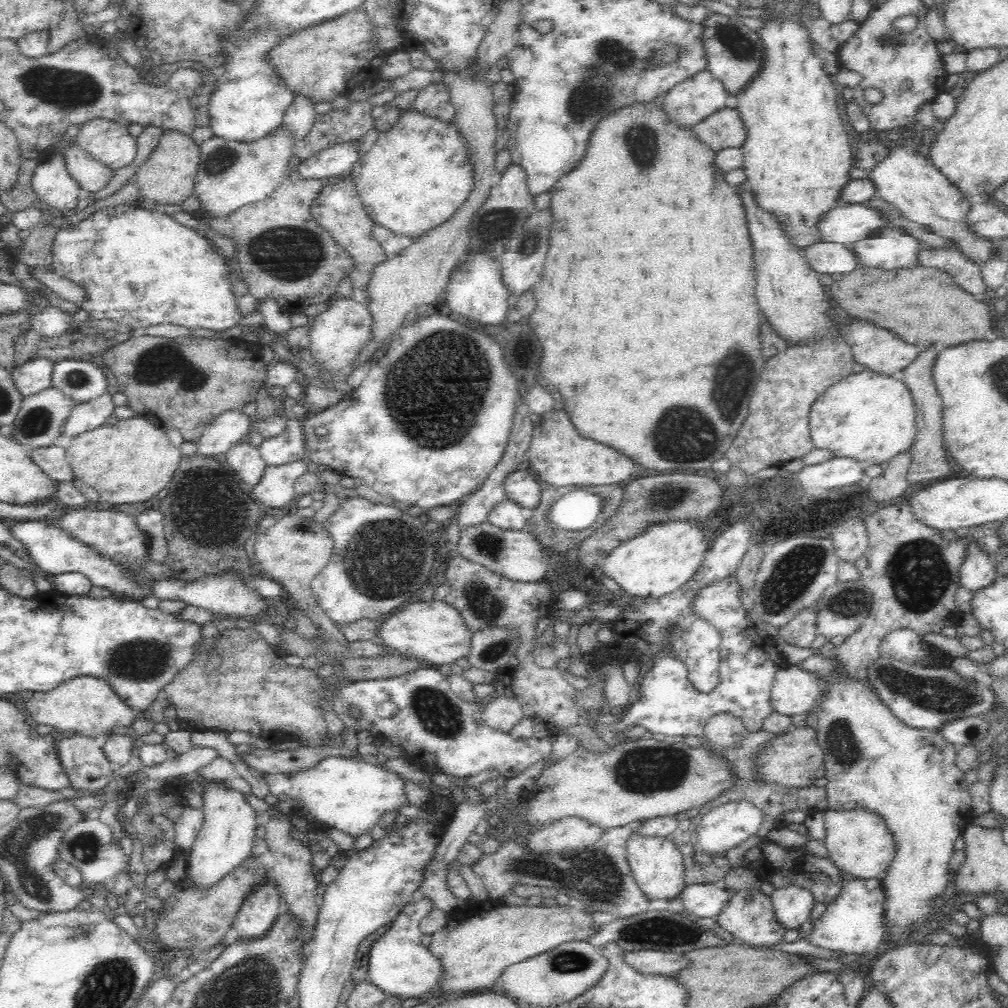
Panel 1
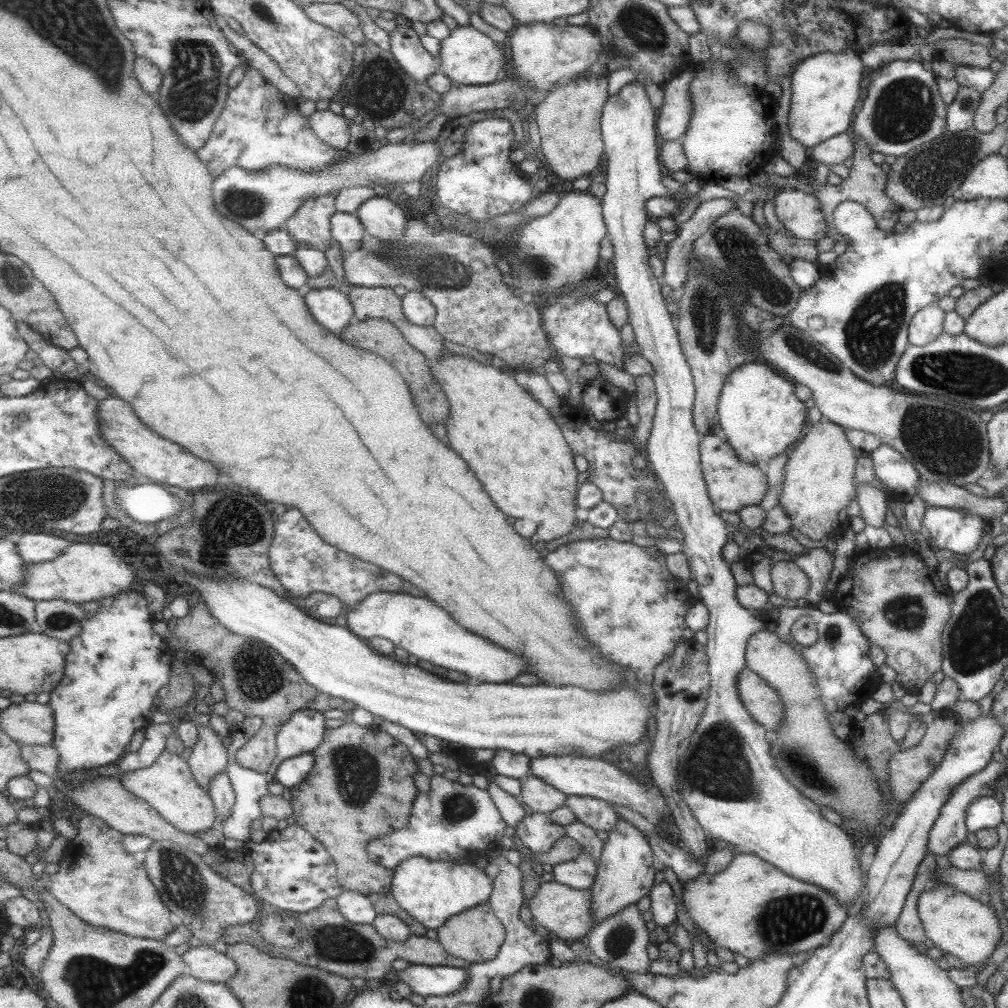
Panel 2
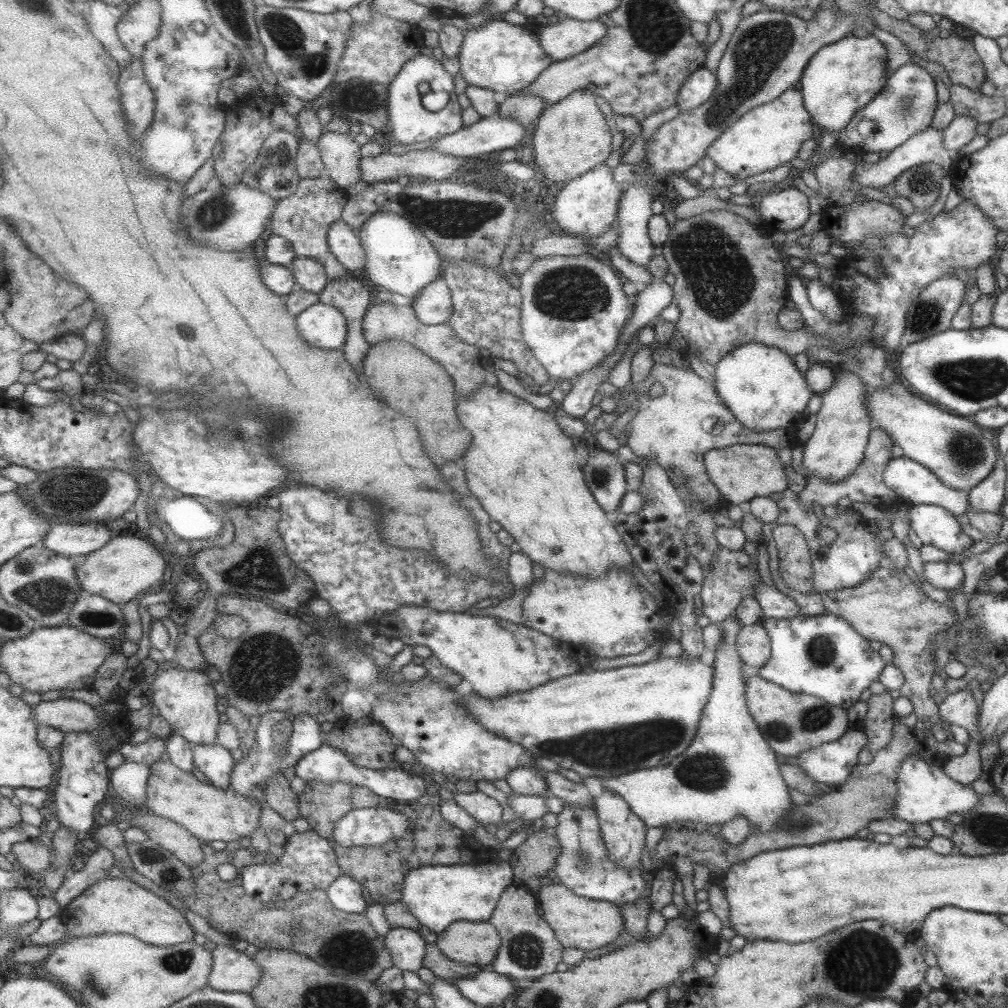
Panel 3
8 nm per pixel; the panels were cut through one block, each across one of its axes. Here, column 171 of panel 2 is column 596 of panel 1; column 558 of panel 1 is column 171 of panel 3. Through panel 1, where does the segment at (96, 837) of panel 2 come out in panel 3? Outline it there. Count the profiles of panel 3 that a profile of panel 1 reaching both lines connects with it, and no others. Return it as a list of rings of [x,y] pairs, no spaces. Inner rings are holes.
[[[105,877],[92,884],[62,911],[61,916],[72,937],[117,933],[138,936],[155,946],[173,946],[193,941],[196,935],[181,910],[127,877]]]

